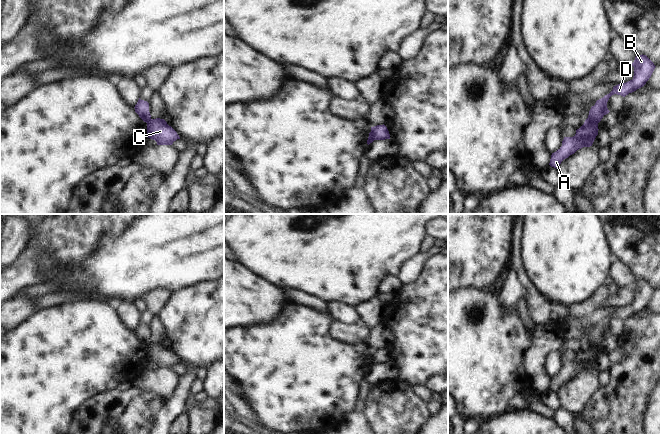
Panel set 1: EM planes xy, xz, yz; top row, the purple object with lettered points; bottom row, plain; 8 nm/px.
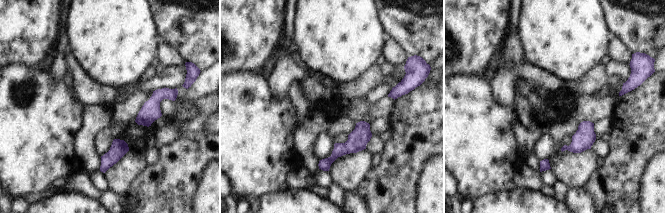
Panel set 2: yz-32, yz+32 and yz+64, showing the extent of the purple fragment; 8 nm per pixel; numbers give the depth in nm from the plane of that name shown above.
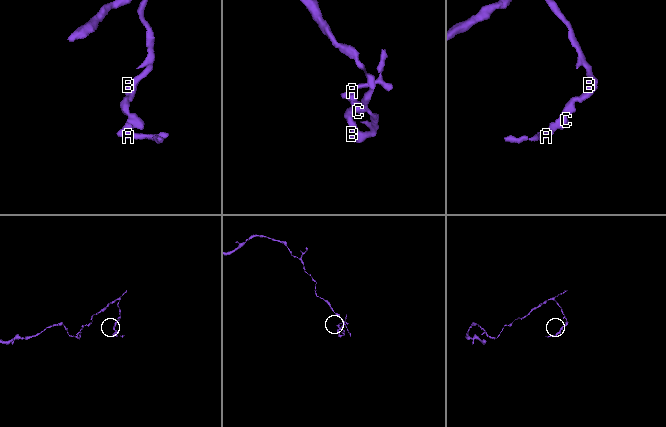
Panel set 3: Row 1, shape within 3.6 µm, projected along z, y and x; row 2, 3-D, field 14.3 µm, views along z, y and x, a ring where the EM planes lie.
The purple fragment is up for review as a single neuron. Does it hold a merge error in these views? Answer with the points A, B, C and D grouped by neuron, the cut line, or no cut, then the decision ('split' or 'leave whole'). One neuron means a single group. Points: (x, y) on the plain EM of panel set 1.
A C / B D; cut in yz along (587, 342), (597, 347); split

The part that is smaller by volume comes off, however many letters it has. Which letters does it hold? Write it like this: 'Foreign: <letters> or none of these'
Foreign: A, C

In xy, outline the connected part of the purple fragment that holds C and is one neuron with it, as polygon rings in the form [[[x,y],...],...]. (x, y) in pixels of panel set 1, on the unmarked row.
[[[156,342],[147,346],[147,360],[157,366],[157,369],[172,369],[180,363],[177,356],[164,343]]]

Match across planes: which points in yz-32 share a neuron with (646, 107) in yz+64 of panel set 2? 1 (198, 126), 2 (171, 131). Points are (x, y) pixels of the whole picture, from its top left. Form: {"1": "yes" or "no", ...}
{"1": "yes", "2": "no"}

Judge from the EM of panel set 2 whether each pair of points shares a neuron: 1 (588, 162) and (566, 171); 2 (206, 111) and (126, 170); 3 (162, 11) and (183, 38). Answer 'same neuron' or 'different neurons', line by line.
1: same neuron
2: different neurons
3: same neuron

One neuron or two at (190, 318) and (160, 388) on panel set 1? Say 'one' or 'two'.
two

